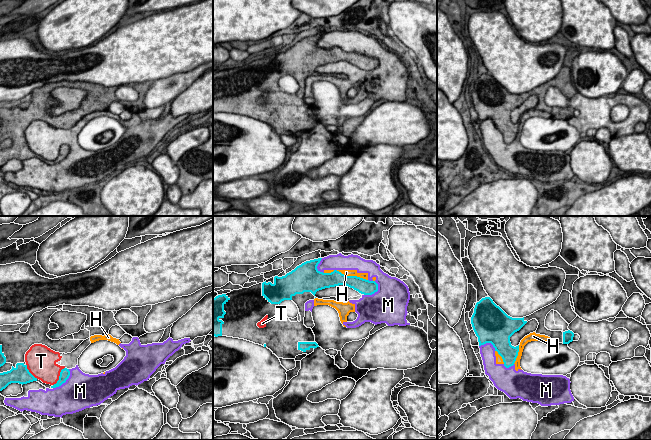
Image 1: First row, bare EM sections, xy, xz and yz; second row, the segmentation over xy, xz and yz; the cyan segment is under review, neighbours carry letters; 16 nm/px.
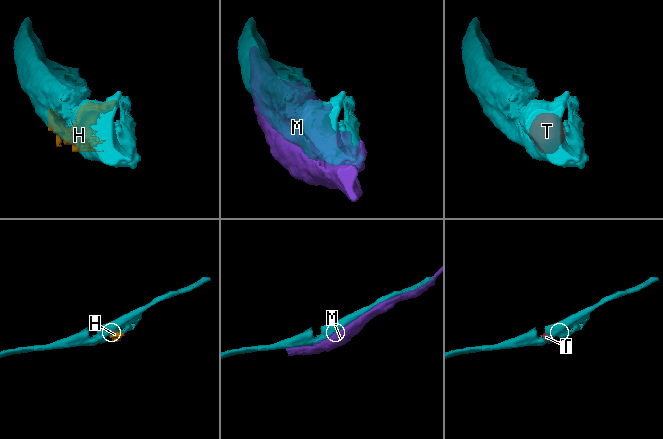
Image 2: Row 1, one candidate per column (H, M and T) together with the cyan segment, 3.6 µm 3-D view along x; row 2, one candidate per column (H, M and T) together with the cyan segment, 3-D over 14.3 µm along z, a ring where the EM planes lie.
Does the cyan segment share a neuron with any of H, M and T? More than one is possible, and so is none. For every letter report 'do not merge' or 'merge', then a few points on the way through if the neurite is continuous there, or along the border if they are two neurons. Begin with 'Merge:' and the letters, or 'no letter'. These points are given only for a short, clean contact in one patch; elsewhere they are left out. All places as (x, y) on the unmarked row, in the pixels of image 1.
Merge: no letter
H: do not merge
M: do not merge
T: do not merge

